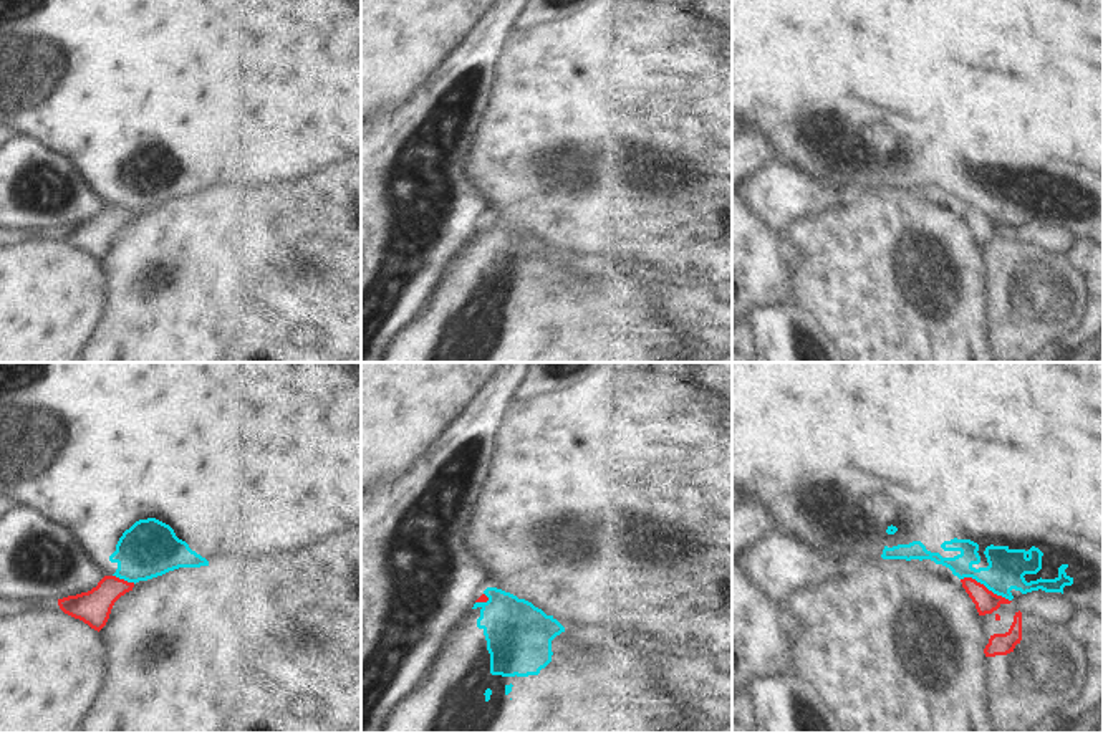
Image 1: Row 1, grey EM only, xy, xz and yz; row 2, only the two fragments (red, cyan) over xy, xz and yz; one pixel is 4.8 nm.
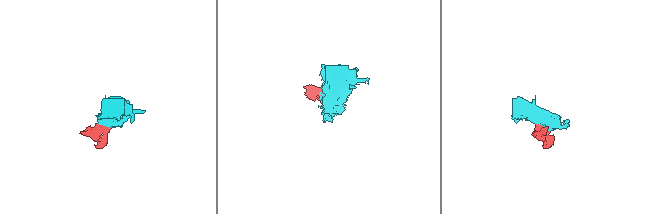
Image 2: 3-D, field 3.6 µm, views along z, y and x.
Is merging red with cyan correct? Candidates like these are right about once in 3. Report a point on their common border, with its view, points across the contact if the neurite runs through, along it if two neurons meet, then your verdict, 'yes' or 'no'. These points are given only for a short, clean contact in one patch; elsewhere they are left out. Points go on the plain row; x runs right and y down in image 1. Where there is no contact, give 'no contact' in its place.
yz (984, 215) | no

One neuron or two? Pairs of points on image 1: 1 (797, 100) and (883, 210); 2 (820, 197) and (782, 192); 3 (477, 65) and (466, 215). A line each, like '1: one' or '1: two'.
1: two
2: one
3: one

